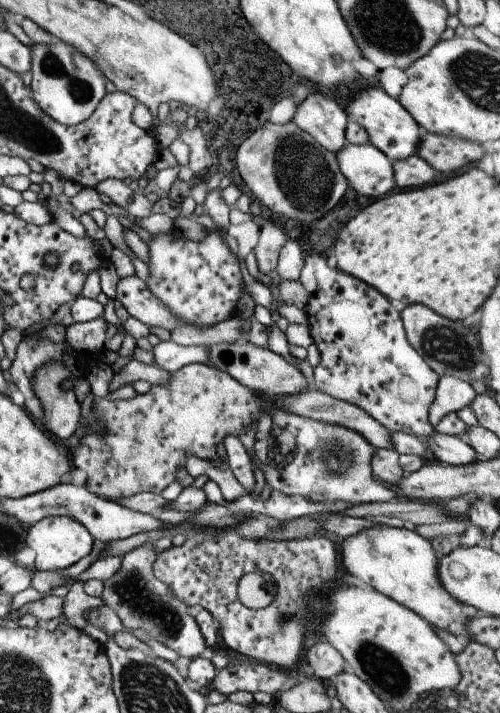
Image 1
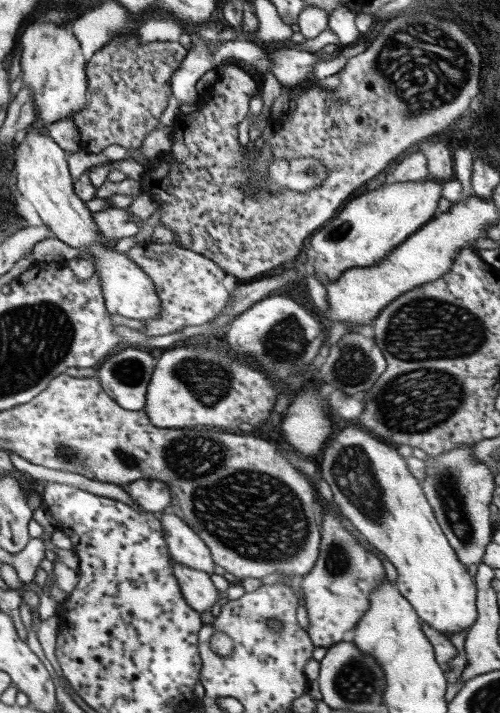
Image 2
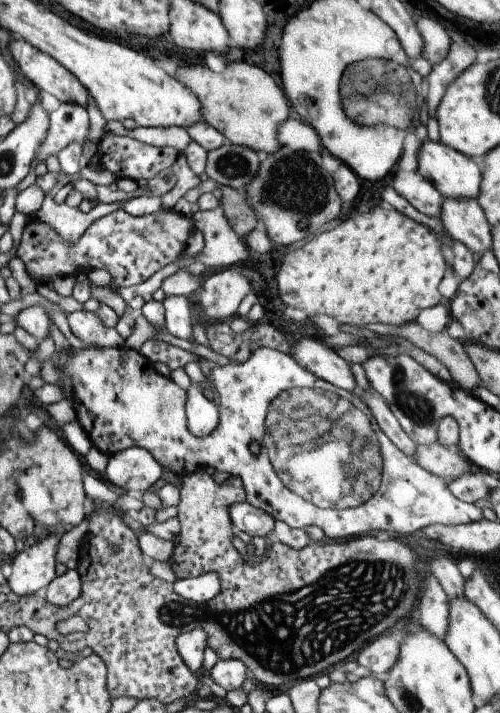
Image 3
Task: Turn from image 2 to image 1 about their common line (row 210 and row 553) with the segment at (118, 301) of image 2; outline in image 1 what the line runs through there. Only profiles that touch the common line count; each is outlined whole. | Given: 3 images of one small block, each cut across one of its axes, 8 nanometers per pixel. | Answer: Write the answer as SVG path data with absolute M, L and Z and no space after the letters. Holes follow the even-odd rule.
M65 515L42 518L30 525L26 534L26 546L35 552L33 570L37 571L56 571L75 564L92 551L93 541L80 522Z

